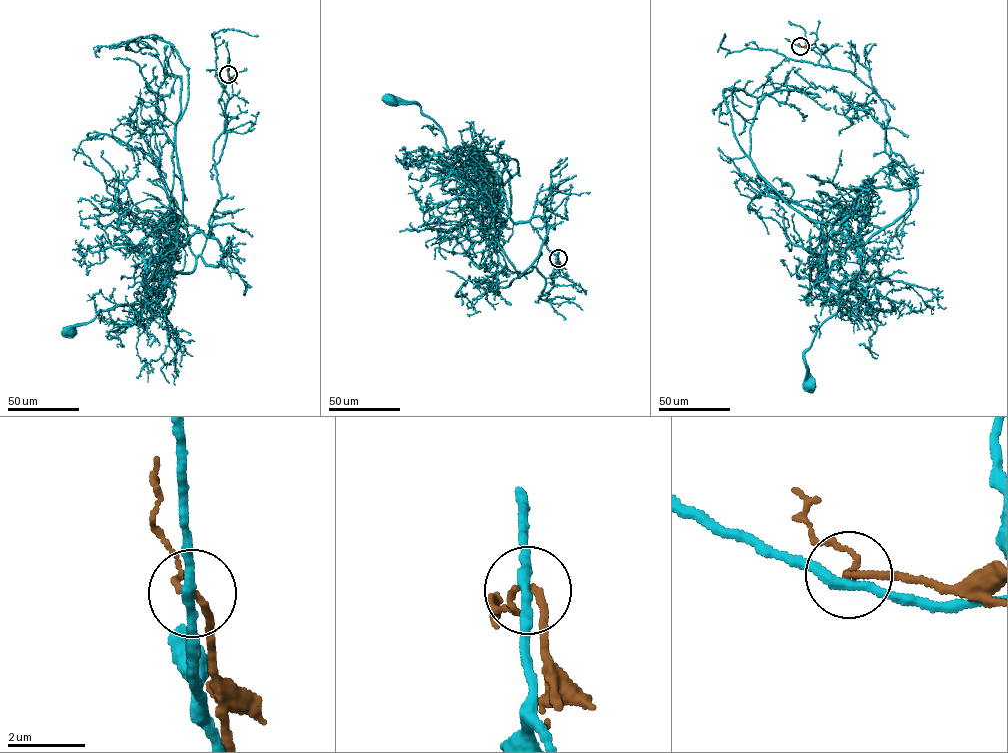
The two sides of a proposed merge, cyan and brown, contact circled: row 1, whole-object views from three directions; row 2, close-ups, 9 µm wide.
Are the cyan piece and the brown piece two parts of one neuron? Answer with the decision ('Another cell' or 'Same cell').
Another cell

